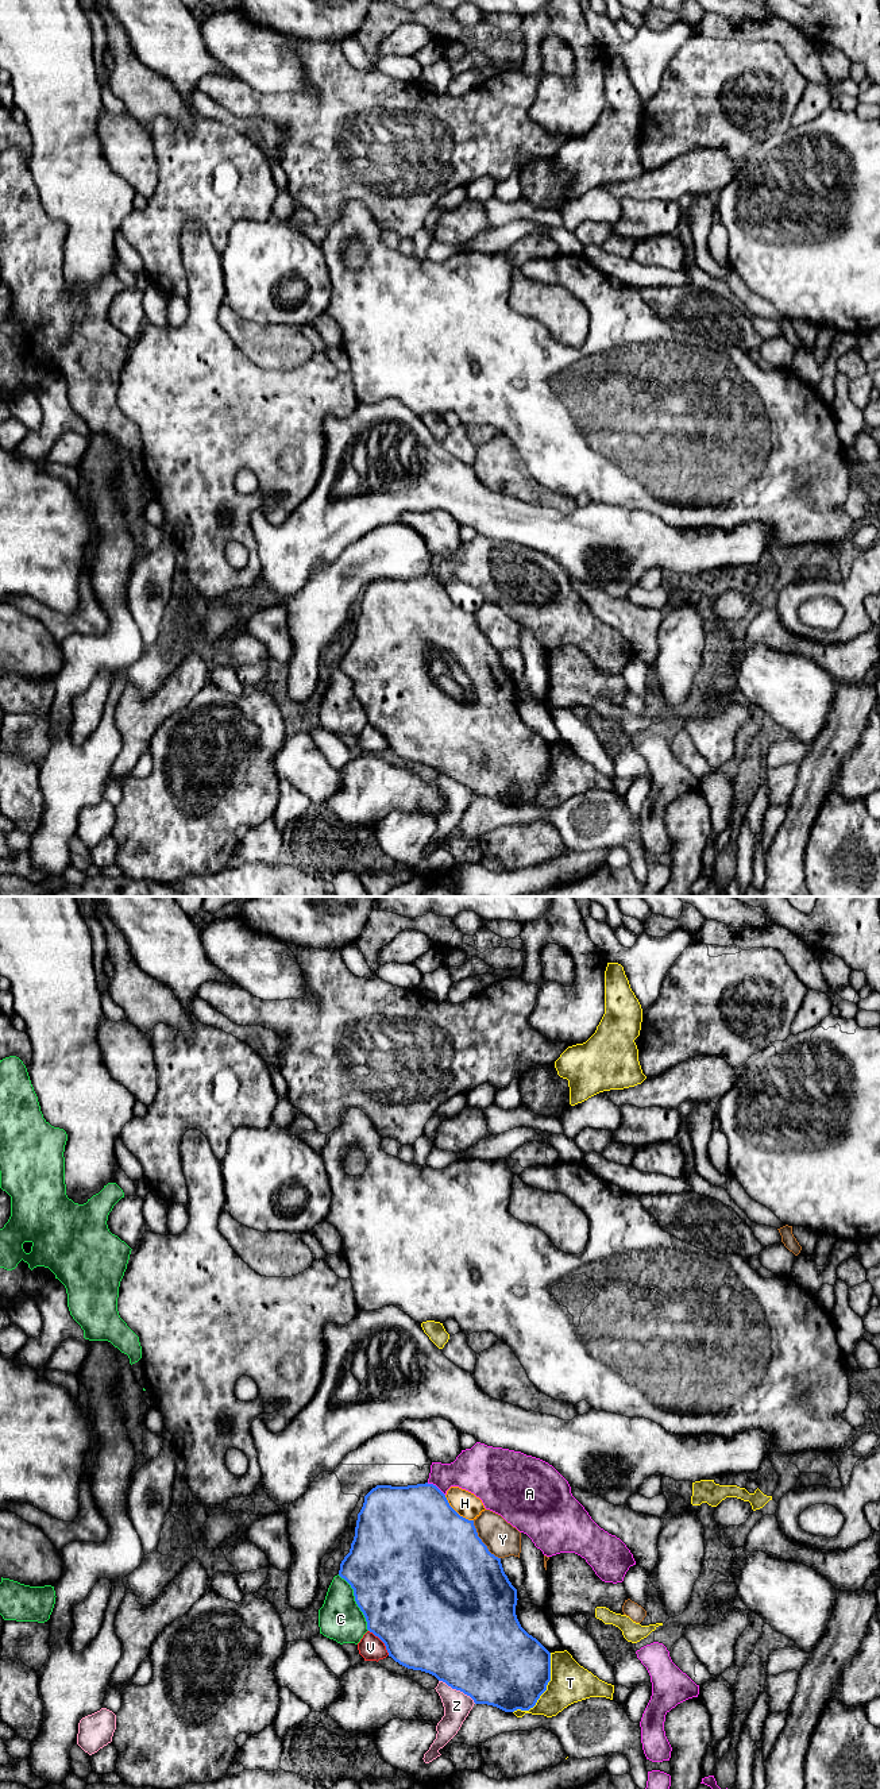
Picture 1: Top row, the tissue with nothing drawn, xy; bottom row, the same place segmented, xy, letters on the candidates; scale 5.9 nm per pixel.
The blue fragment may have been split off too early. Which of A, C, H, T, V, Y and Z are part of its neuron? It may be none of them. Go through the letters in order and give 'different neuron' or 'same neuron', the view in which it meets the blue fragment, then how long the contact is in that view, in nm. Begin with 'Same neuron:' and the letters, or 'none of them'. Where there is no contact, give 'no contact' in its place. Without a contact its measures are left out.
Same neuron: none of them
A: different neuron | xy | 130 nm
C: different neuron | xy | 380 nm
H: different neuron | xy | 240 nm
T: different neuron | xy | 420 nm
V: different neuron | xy | 200 nm
Y: different neuron | xy | 280 nm
Z: different neuron | xy | 260 nm

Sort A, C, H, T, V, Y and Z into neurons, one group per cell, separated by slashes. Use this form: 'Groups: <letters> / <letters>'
Groups: A / C / H / T / V / Y / Z

